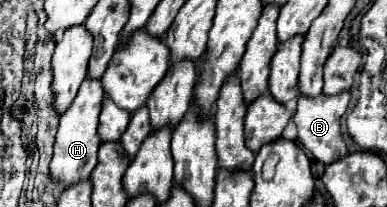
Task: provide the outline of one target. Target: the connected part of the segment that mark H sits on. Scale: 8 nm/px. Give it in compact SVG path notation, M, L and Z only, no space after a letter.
M86 78L74 98L74 102L68 106L68 110L60 118L60 128L56 134L56 144L54 144L54 156L50 162L50 176L60 182L64 188L90 178L90 172L94 170L98 162L98 148L102 144L98 136L98 116L100 116L100 106L104 98L104 88L100 80Z

